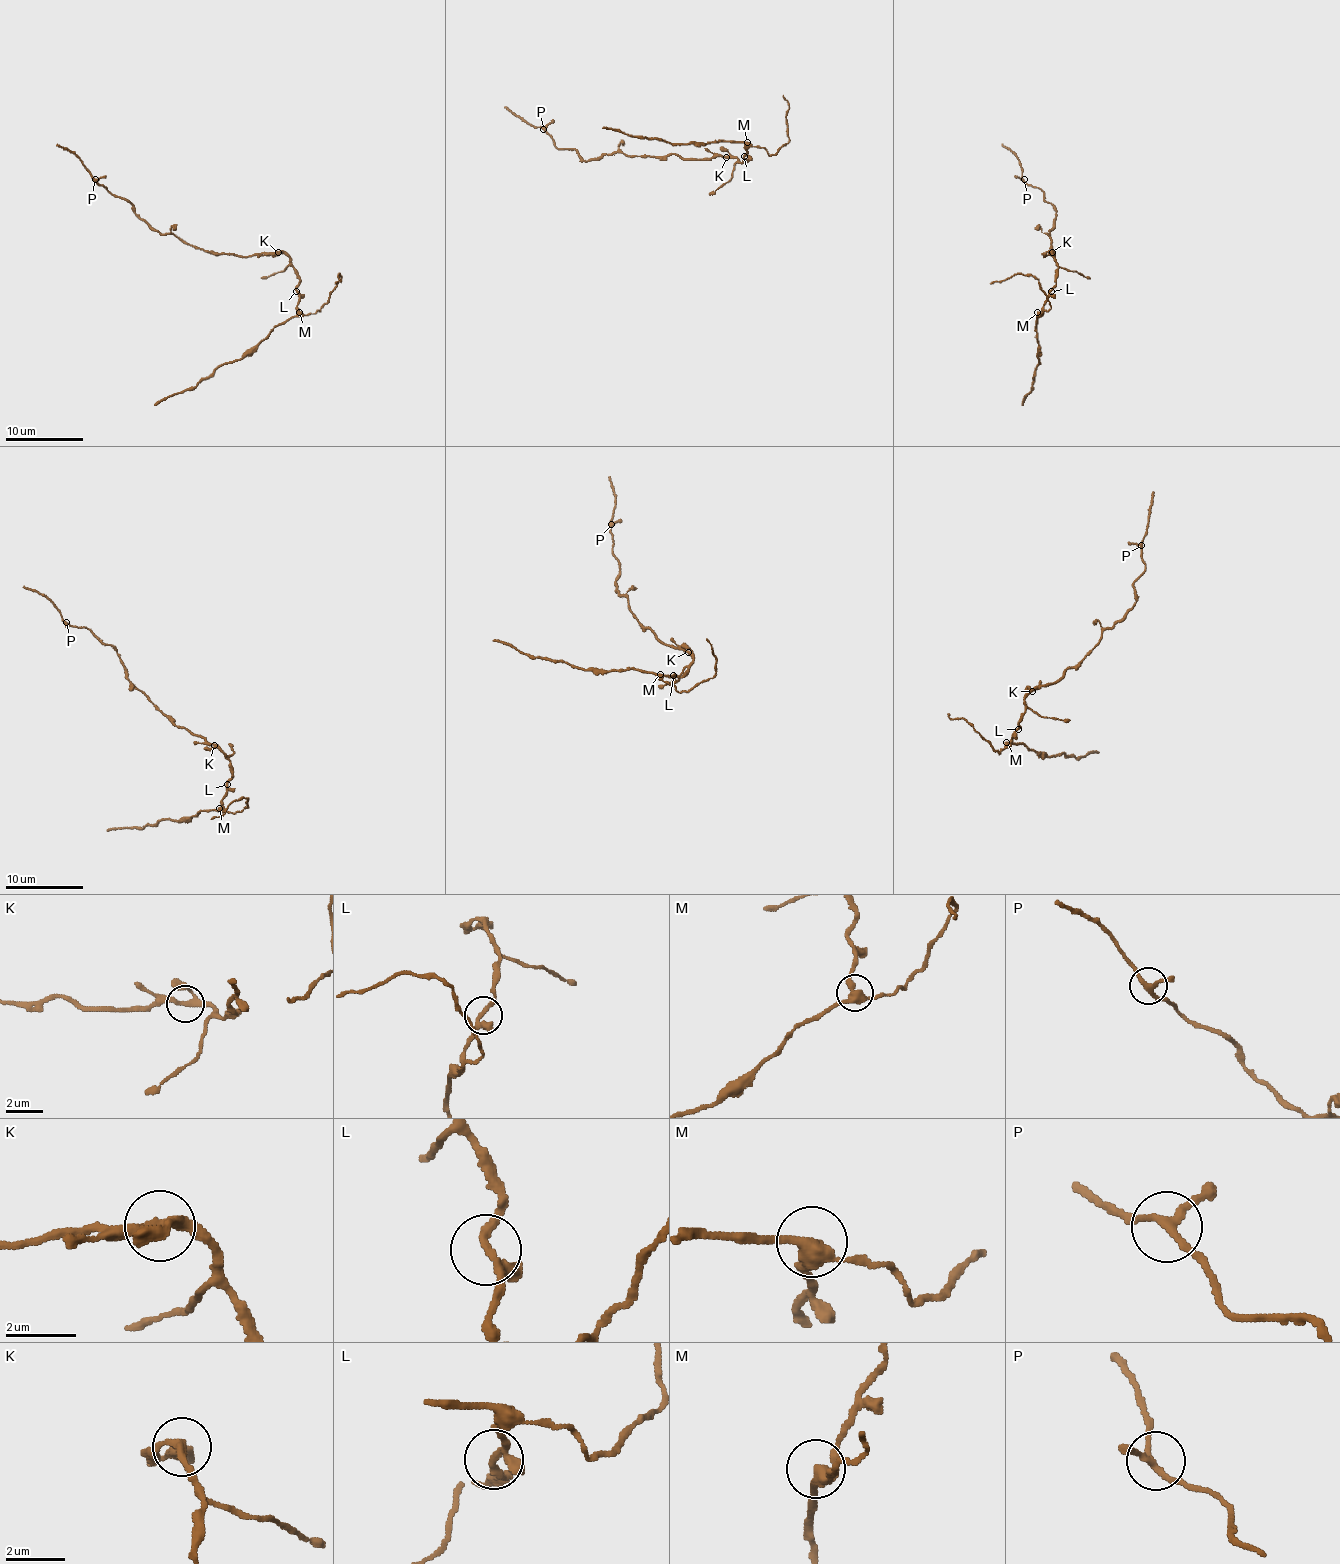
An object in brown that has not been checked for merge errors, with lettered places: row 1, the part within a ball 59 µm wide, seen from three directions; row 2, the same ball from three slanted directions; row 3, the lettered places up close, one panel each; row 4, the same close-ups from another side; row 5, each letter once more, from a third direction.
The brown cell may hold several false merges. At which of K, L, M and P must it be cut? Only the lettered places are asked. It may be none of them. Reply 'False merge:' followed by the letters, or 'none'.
False merge: none

